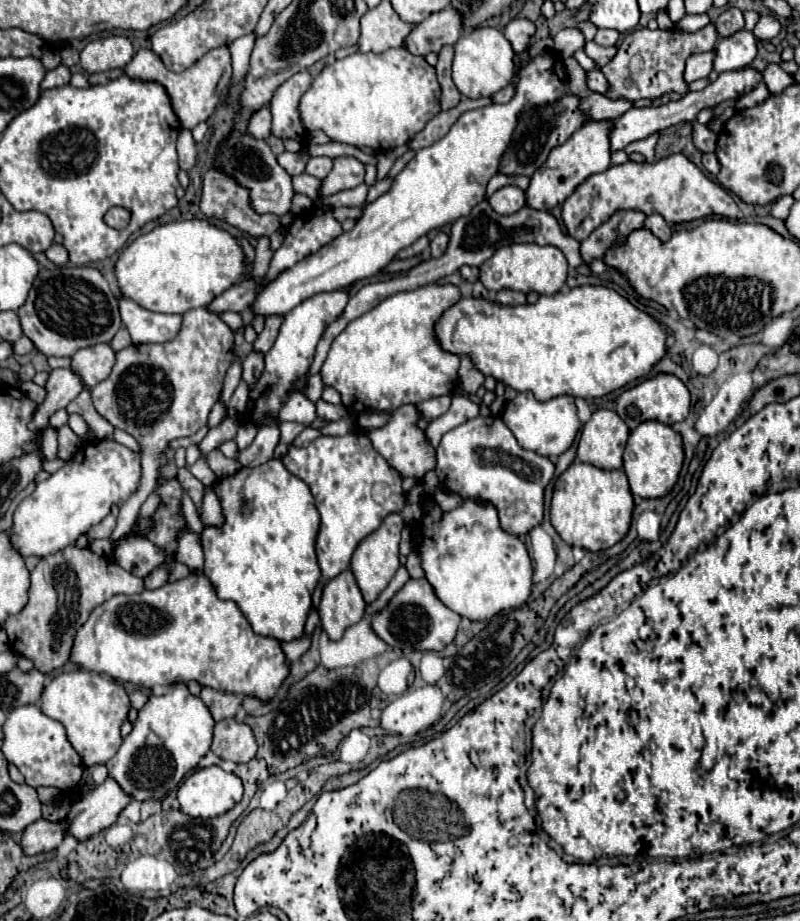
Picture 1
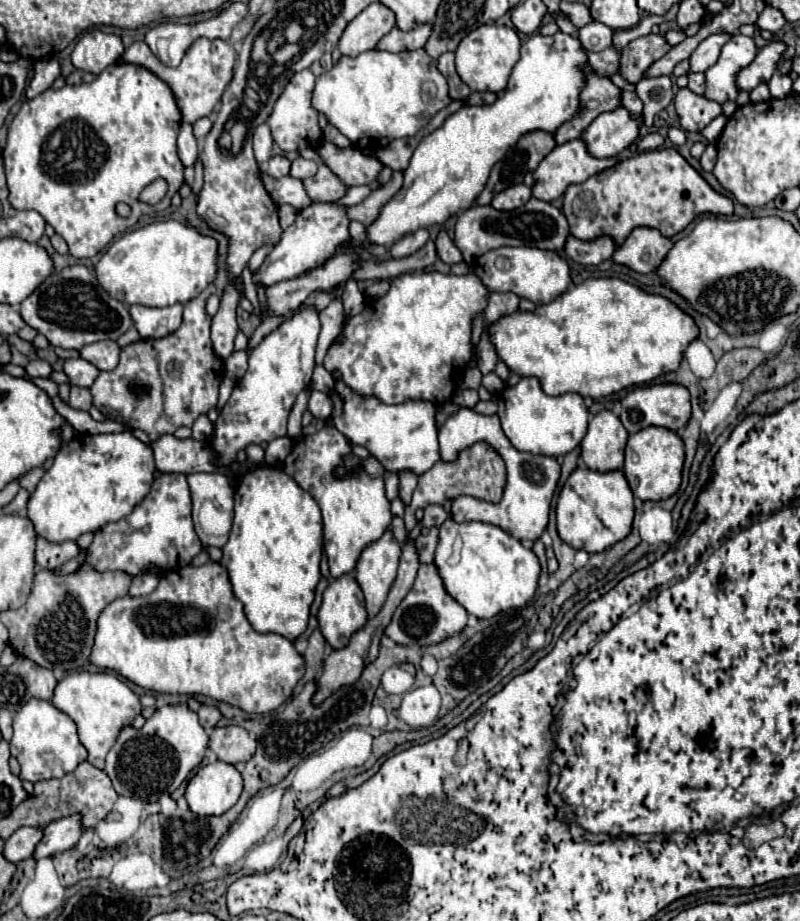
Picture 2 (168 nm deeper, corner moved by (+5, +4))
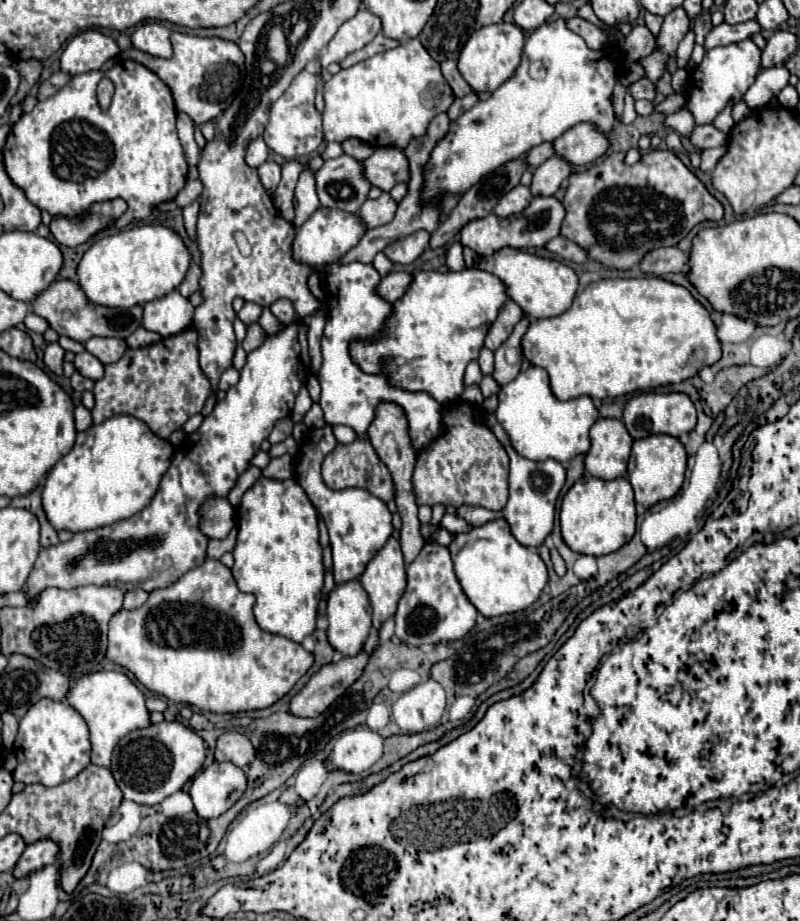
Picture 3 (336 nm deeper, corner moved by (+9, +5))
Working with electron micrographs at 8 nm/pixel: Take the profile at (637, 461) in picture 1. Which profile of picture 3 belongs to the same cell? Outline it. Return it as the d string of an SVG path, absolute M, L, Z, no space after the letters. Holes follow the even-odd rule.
M650 434L632 444L632 454L628 460L628 482L634 488L634 498L638 504L650 508L656 502L672 498L682 482L686 472L686 450L682 442L668 434Z

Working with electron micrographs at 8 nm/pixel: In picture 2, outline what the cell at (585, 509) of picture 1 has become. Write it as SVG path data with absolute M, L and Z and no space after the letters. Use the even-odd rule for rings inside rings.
M578 467L568 477L556 507L558 533L562 541L574 549L584 549L588 553L600 553L622 541L632 531L634 521L634 495L622 471L598 473Z

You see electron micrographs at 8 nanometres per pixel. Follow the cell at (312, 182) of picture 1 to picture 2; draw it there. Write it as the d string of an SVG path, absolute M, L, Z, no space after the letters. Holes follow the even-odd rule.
M320 165L318 173L310 179L304 181L306 191L310 193L310 197L318 203L336 203L338 199L342 199L346 195L346 185L338 179L336 173L330 171L328 165Z

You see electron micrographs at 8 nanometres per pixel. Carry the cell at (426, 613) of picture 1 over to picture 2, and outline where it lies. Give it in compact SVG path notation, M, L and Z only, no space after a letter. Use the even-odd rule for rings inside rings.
M422 563L418 569L418 577L414 587L406 595L406 599L398 605L390 625L386 627L386 635L394 639L398 645L434 645L452 635L458 635L468 621L468 611L446 591L438 567L434 563Z

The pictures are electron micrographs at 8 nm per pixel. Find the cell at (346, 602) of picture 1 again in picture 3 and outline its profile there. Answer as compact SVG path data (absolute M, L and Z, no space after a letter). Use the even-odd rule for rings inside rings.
M350 580L344 584L338 584L330 596L328 596L328 610L326 610L326 618L328 618L328 642L332 644L332 648L344 656L354 656L362 650L370 628L372 628L372 610L370 610L370 600L366 590L362 588L362 584L358 580Z

